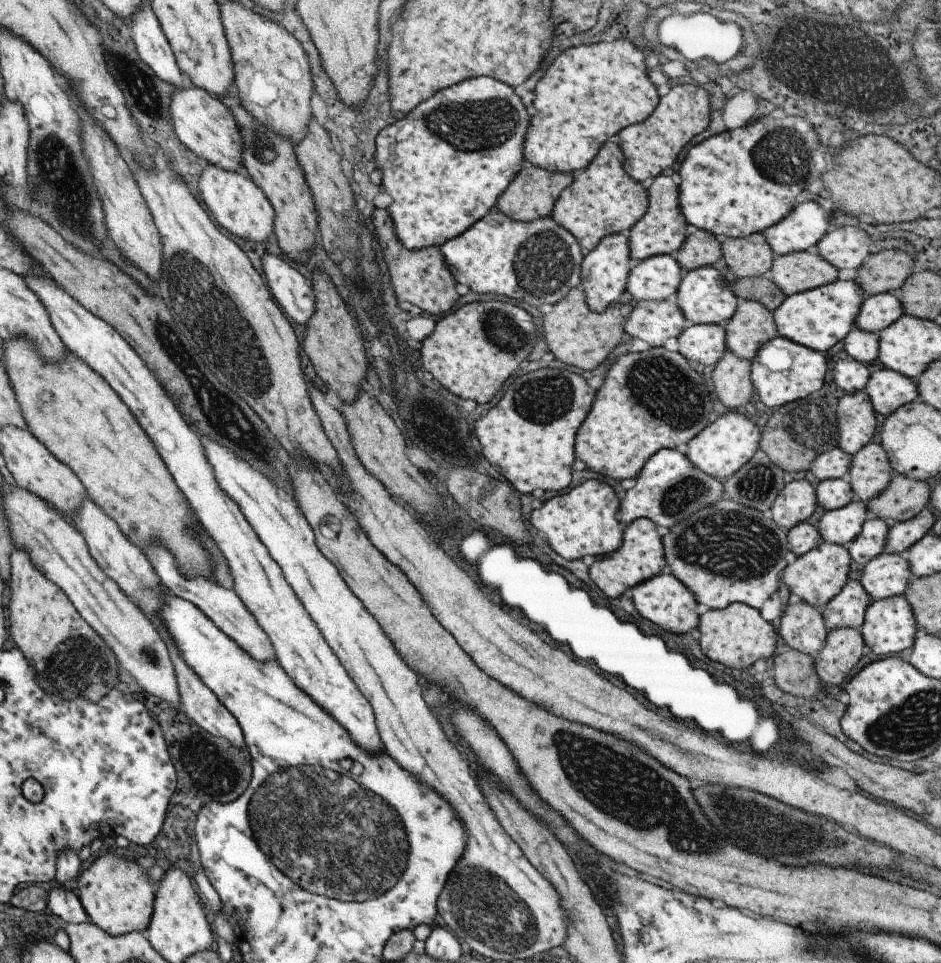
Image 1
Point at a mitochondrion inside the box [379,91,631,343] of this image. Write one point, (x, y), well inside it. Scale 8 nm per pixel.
(482, 125)

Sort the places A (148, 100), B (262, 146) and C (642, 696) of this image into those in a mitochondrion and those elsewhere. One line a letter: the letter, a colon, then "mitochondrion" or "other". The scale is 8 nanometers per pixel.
A: mitochondrion
B: mitochondrion
C: other

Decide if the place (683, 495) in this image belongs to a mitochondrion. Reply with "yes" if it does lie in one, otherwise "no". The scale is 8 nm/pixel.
yes

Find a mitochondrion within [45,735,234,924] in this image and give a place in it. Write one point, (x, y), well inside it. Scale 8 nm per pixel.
(207, 779)

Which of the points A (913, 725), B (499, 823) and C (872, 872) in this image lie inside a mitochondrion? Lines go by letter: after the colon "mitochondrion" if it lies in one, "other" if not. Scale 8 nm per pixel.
A: mitochondrion
B: other
C: other

